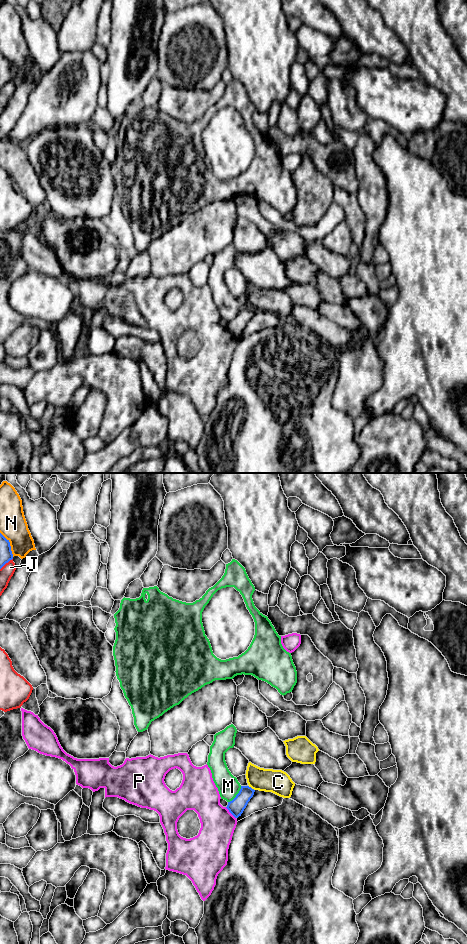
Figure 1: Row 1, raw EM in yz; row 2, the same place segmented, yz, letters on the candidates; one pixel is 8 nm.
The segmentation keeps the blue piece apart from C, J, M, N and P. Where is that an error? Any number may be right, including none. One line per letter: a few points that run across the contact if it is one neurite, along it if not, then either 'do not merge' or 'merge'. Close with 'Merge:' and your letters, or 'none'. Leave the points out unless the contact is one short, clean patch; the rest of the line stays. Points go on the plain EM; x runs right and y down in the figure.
C: yz (248, 306), (254, 310) | do not merge
J: do not merge
M: do not merge
N: do not merge
P: do not merge
Merge: none

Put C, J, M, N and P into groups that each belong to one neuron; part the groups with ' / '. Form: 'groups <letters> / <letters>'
groups C / J / M / N / P

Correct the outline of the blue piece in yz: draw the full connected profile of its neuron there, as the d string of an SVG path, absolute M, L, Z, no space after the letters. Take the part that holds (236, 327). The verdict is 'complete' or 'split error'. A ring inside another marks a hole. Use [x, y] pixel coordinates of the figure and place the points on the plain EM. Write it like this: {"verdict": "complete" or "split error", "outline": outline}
{"verdict": "complete", "outline": "M241 306L239 313L236 317L228 322L227 329L235 337L238 338L243 333L248 322L253 317L255 310L249 306Z"}

